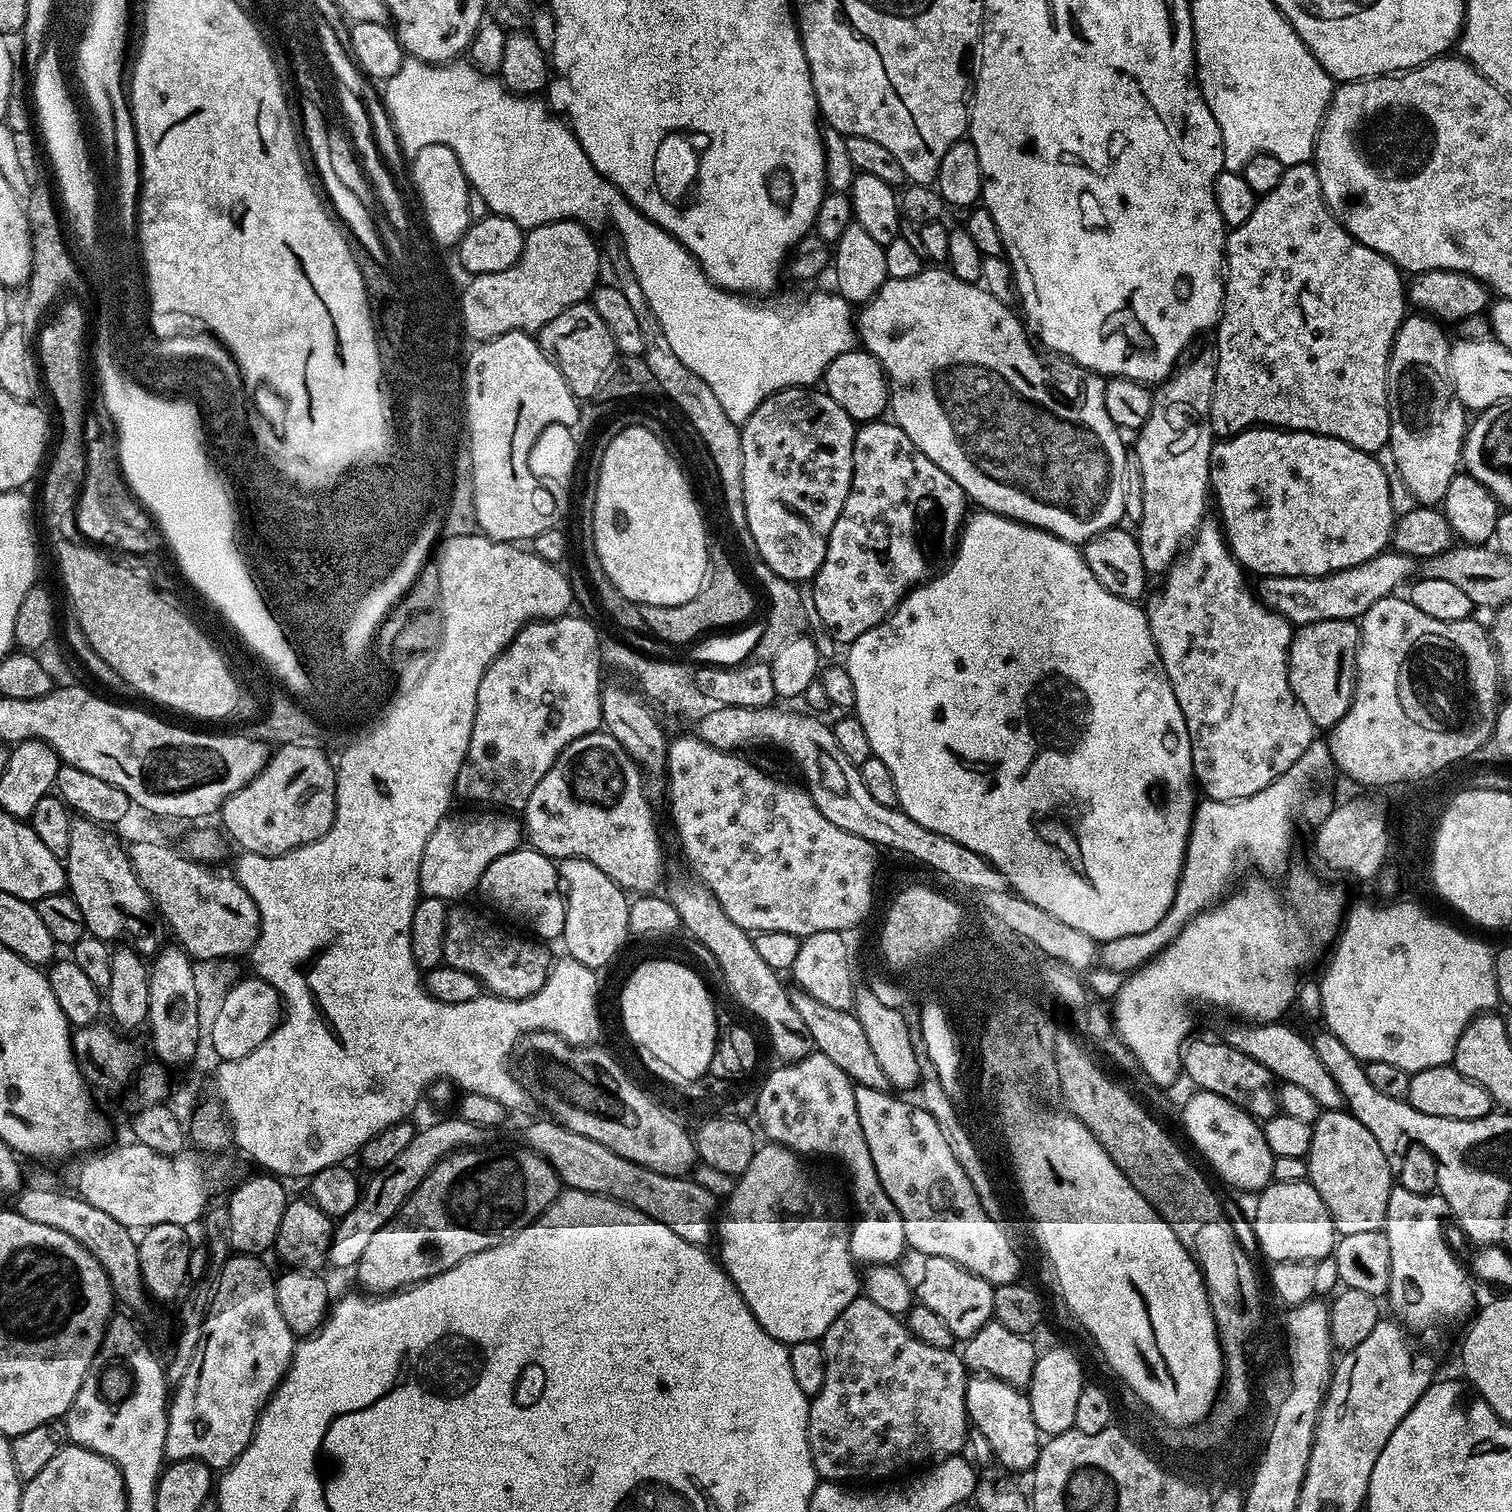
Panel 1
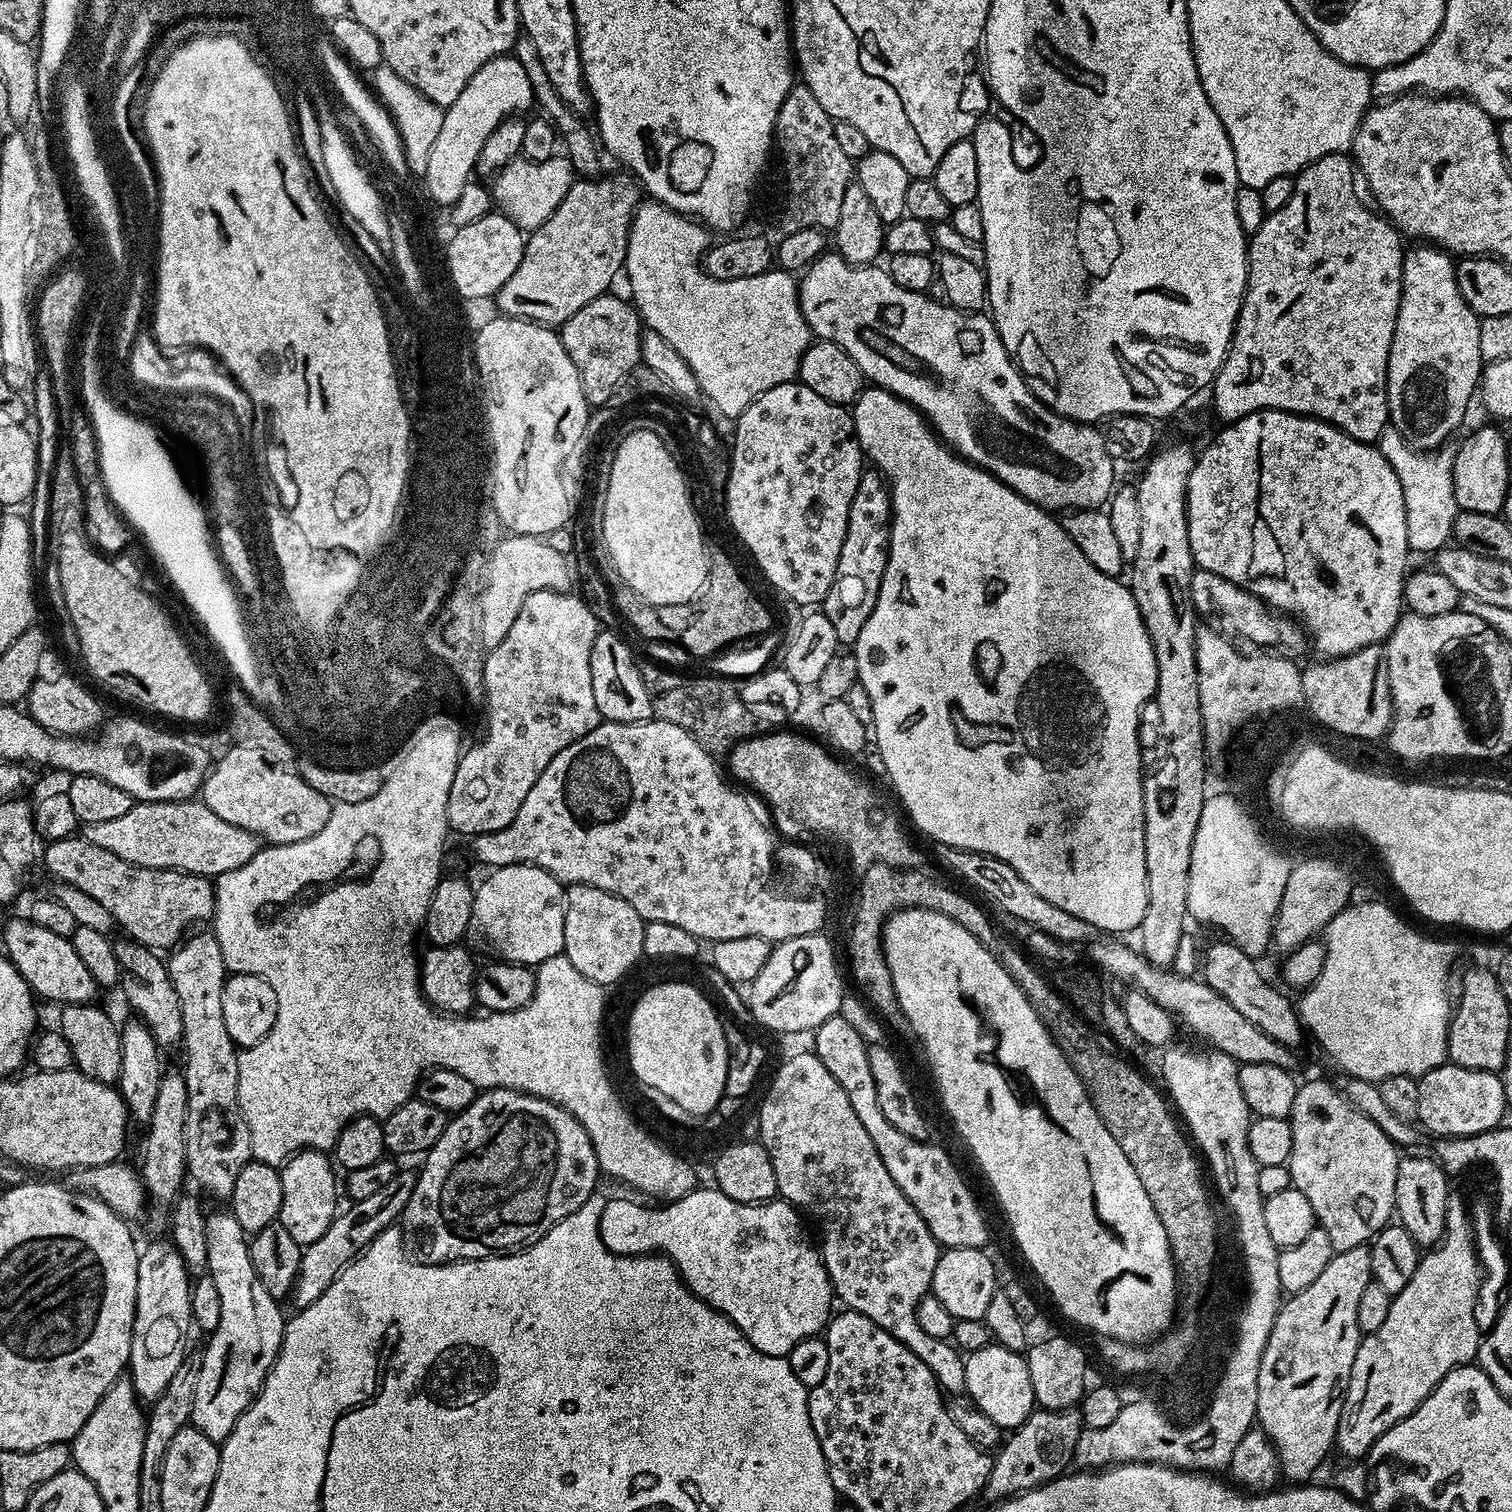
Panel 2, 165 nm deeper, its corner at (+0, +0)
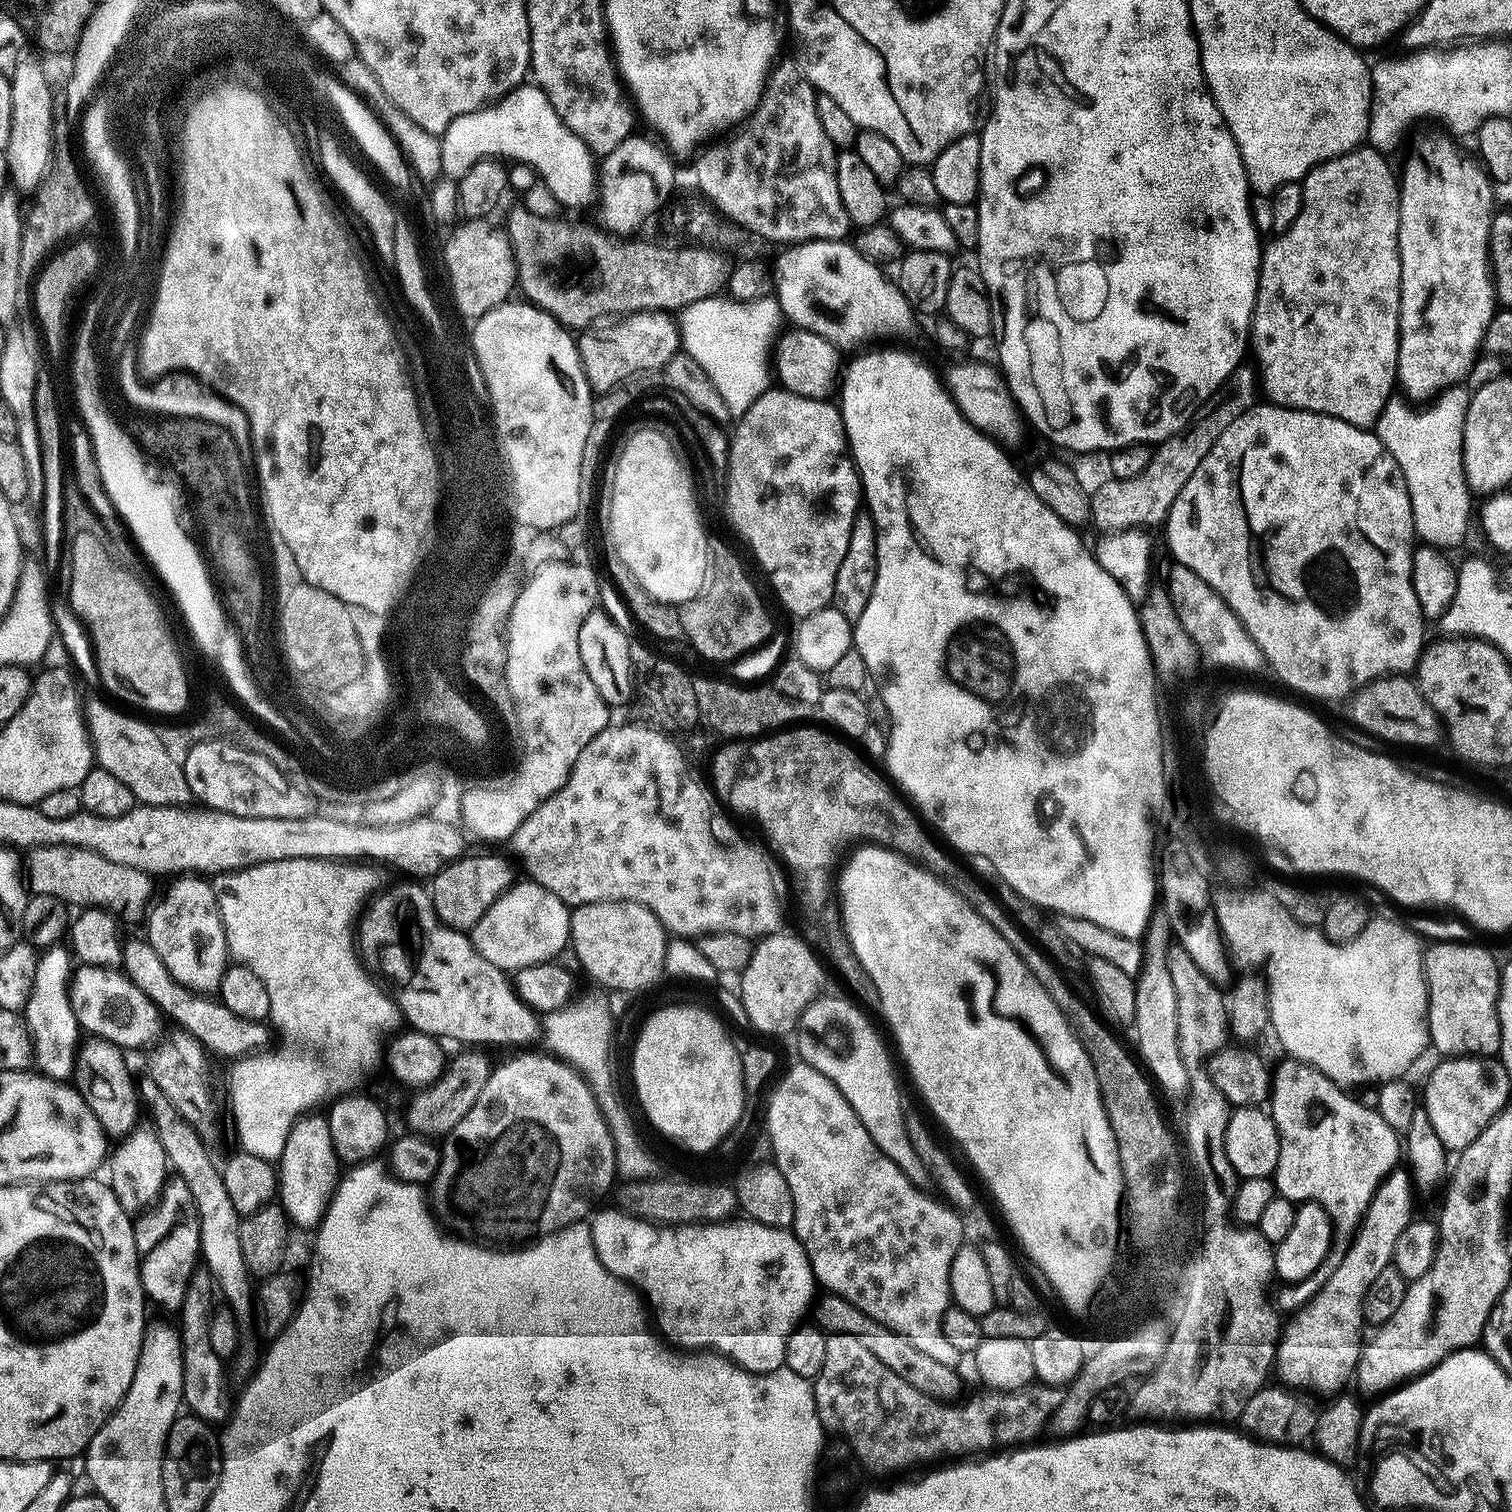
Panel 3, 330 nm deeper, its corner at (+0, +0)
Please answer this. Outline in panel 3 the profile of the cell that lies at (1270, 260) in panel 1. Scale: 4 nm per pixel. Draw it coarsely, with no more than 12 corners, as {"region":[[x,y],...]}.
{"region":[[1370,146],[1263,245],[1267,399],[1371,429],[1398,388],[1400,181]]}

